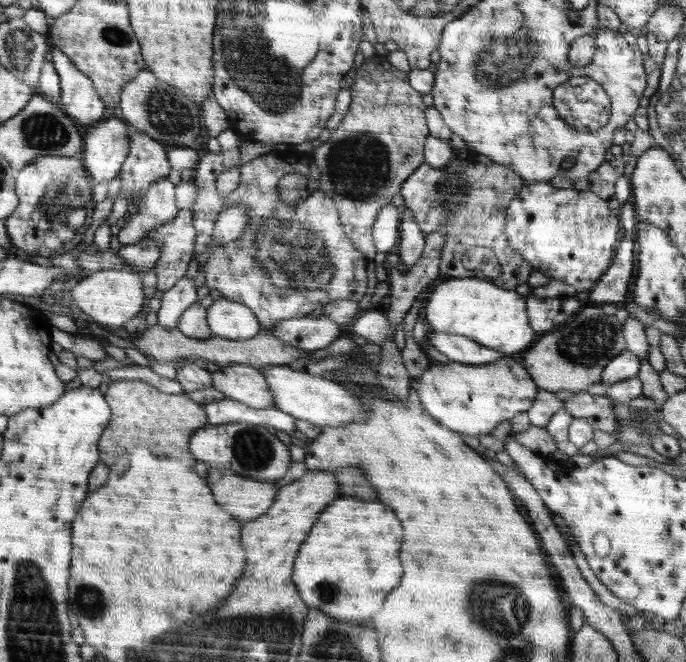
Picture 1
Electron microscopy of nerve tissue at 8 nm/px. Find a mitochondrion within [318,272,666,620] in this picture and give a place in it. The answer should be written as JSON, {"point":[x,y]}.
{"point":[589,343]}

